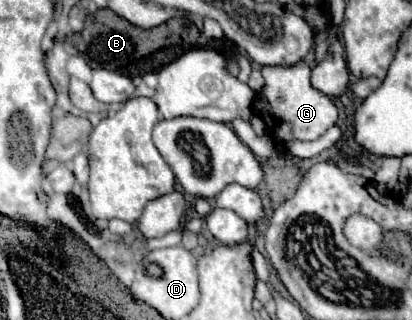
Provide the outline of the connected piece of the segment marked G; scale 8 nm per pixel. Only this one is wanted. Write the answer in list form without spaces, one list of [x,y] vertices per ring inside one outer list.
[[[305,61],[292,66],[264,66],[264,90],[258,94],[254,110],[266,122],[272,136],[282,144],[290,140],[318,140],[338,120],[338,108],[326,94],[318,92],[310,80],[311,68]]]

